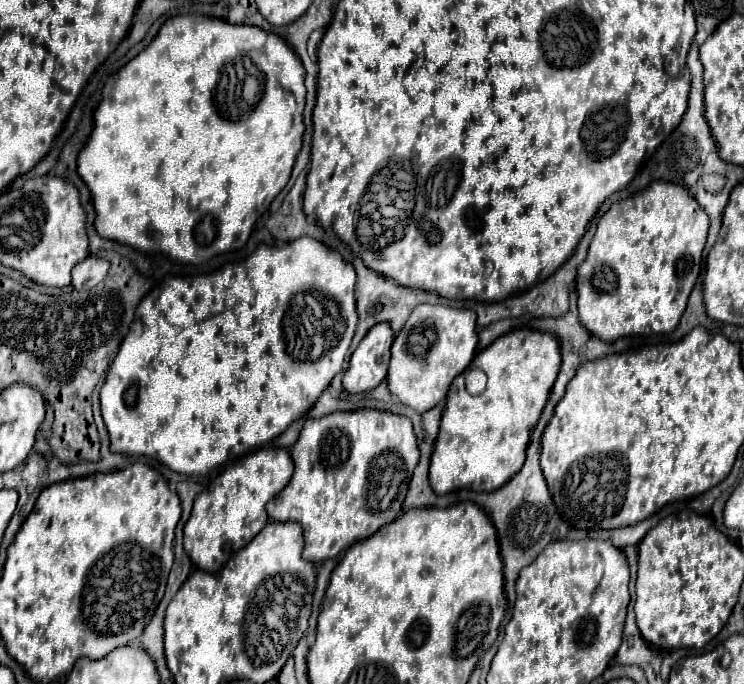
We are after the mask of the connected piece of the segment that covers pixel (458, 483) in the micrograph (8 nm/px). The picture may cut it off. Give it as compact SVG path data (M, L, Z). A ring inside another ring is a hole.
M518 329L498 337L490 347L482 349L470 363L470 369L478 367L488 375L488 387L482 395L470 395L464 387L464 373L458 375L448 391L446 409L440 423L440 433L436 437L432 463L430 463L430 483L438 495L456 491L456 489L472 489L472 491L494 491L502 487L512 475L520 471L526 461L526 447L530 441L530 433L538 423L542 409L548 401L550 389L556 381L560 369L560 345L552 335L544 335L542 331Z

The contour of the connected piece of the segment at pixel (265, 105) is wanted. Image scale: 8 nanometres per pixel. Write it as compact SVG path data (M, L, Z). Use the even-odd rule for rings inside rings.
M186 15L186 17L172 17L168 19L158 35L152 39L152 43L138 53L132 61L128 61L124 67L118 69L118 73L110 75L104 83L102 101L94 111L94 129L84 143L82 151L78 153L78 175L88 185L92 203L96 209L96 221L94 227L100 237L118 241L122 245L130 245L140 251L150 251L150 239L156 241L156 247L168 255L176 263L190 263L198 265L204 263L220 253L242 249L252 233L252 227L262 215L272 199L284 189L284 185L290 179L292 165L296 161L296 155L302 145L302 111L304 111L304 67L298 59L298 55L274 33L262 31L258 27L250 25L230 25L222 19L210 19L202 15ZM204 221L214 221L214 237L212 243L208 243L208 237L204 235L202 243L196 241L196 235L192 237L192 229L204 225Z

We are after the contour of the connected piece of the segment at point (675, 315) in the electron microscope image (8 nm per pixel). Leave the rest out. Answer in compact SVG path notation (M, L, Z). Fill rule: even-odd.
M654 181L648 189L614 203L598 221L586 259L578 265L580 323L600 341L616 341L628 335L672 333L686 309L688 295L698 279L702 251L708 235L708 215L680 185Z

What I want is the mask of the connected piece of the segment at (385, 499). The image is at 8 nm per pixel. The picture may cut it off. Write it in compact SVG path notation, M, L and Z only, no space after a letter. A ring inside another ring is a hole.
M360 409L306 421L304 431L300 431L298 441L292 447L292 459L294 475L284 491L266 503L266 511L272 521L298 523L304 533L302 559L310 563L322 563L326 559L338 557L354 541L368 539L380 527L398 517L412 471L418 463L418 447L410 419L390 411Z

